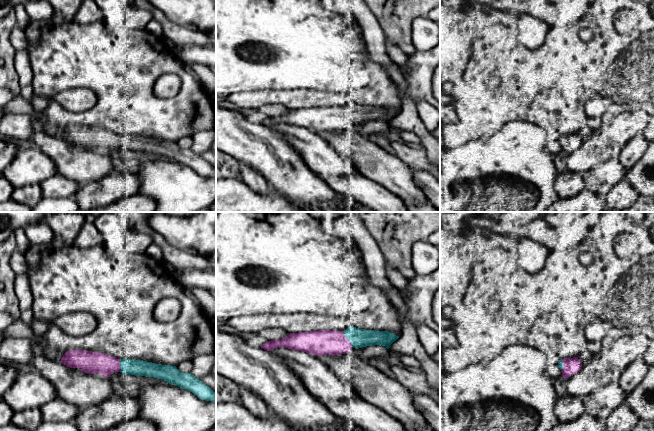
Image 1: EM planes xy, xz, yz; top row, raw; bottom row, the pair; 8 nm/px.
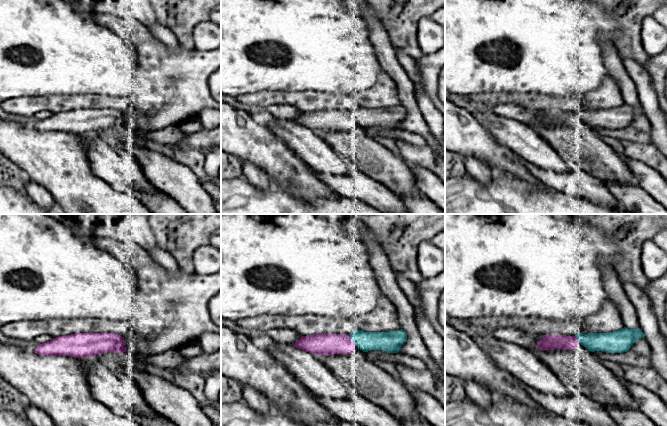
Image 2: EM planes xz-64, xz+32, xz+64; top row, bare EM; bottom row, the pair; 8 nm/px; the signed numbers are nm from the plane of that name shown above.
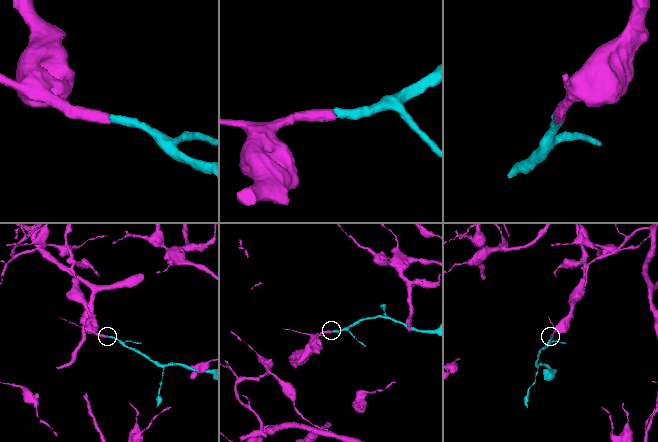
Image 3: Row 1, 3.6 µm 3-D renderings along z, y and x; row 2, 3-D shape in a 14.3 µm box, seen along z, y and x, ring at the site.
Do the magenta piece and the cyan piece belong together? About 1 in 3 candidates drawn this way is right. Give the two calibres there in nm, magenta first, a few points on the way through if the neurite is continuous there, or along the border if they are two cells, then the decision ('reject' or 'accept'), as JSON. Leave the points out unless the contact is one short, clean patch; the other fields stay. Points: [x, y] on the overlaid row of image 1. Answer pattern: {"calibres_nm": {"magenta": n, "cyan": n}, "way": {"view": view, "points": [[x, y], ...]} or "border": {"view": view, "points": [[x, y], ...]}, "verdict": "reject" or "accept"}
{"calibres_nm": {"magenta": 200, "cyan": 150}, "verdict": "accept"}

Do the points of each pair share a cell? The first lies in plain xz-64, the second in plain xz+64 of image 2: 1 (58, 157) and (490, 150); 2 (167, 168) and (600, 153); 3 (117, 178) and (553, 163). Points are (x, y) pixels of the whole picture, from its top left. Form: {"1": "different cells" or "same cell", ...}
{"1": "same cell", "2": "same cell", "3": "same cell"}

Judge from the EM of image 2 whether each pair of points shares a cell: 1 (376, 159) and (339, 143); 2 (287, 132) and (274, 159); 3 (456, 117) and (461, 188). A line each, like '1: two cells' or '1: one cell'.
1: one cell
2: two cells
3: two cells

